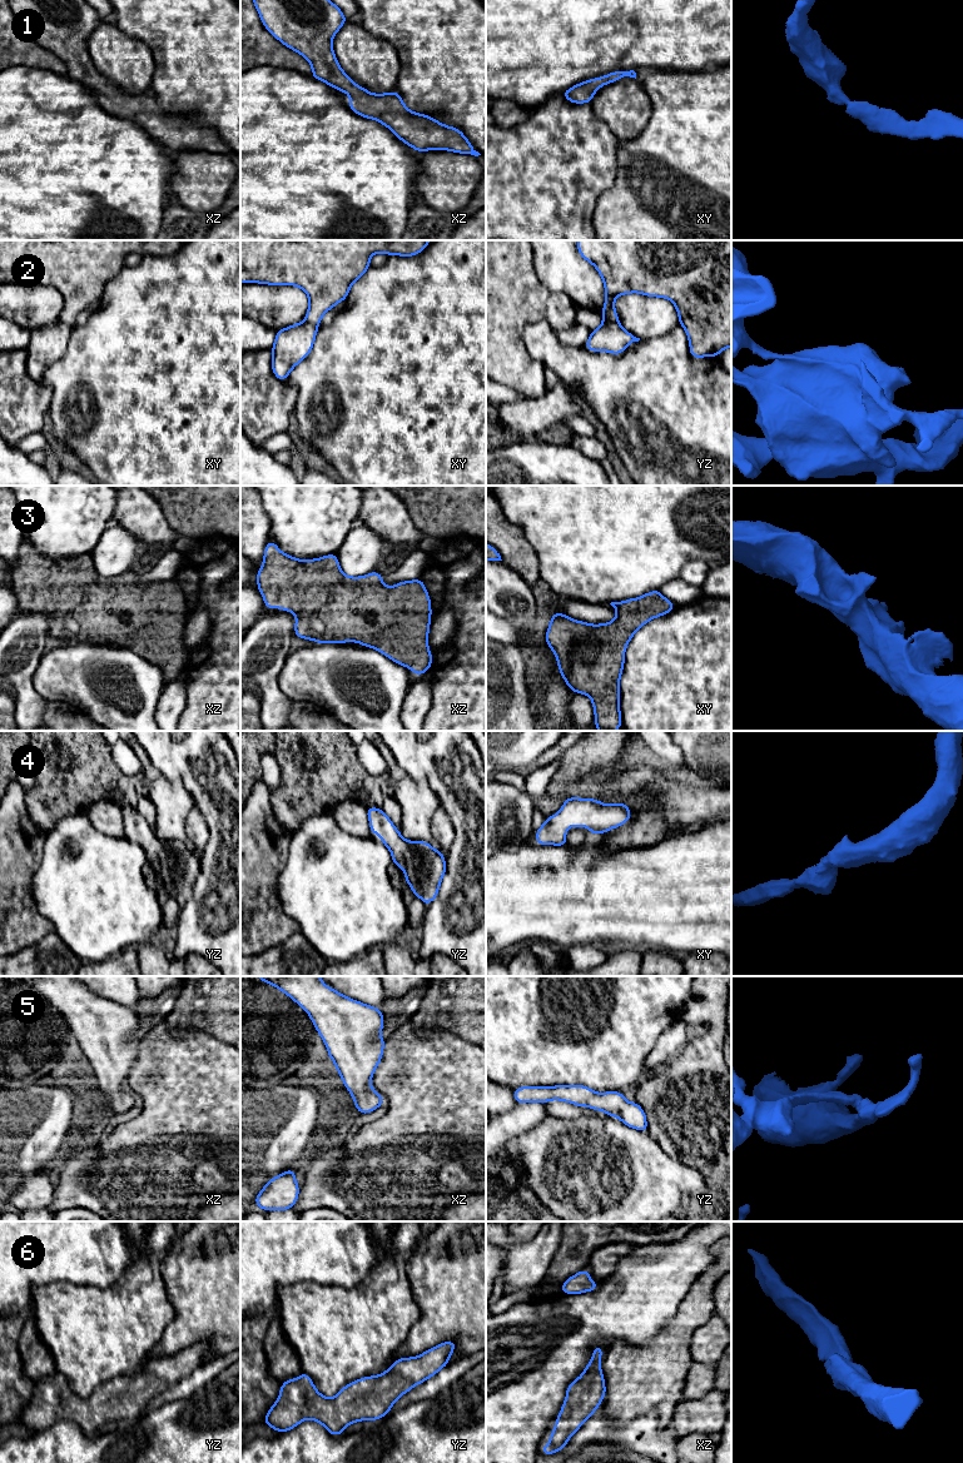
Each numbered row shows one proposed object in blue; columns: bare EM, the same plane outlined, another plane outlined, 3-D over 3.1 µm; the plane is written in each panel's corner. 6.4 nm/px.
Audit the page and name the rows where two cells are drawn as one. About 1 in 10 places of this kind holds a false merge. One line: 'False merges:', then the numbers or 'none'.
False merges: 2

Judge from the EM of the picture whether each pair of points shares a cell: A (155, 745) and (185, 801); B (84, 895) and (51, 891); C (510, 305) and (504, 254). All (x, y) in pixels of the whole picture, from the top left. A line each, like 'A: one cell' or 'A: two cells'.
A: two cells
B: one cell
C: one cell

